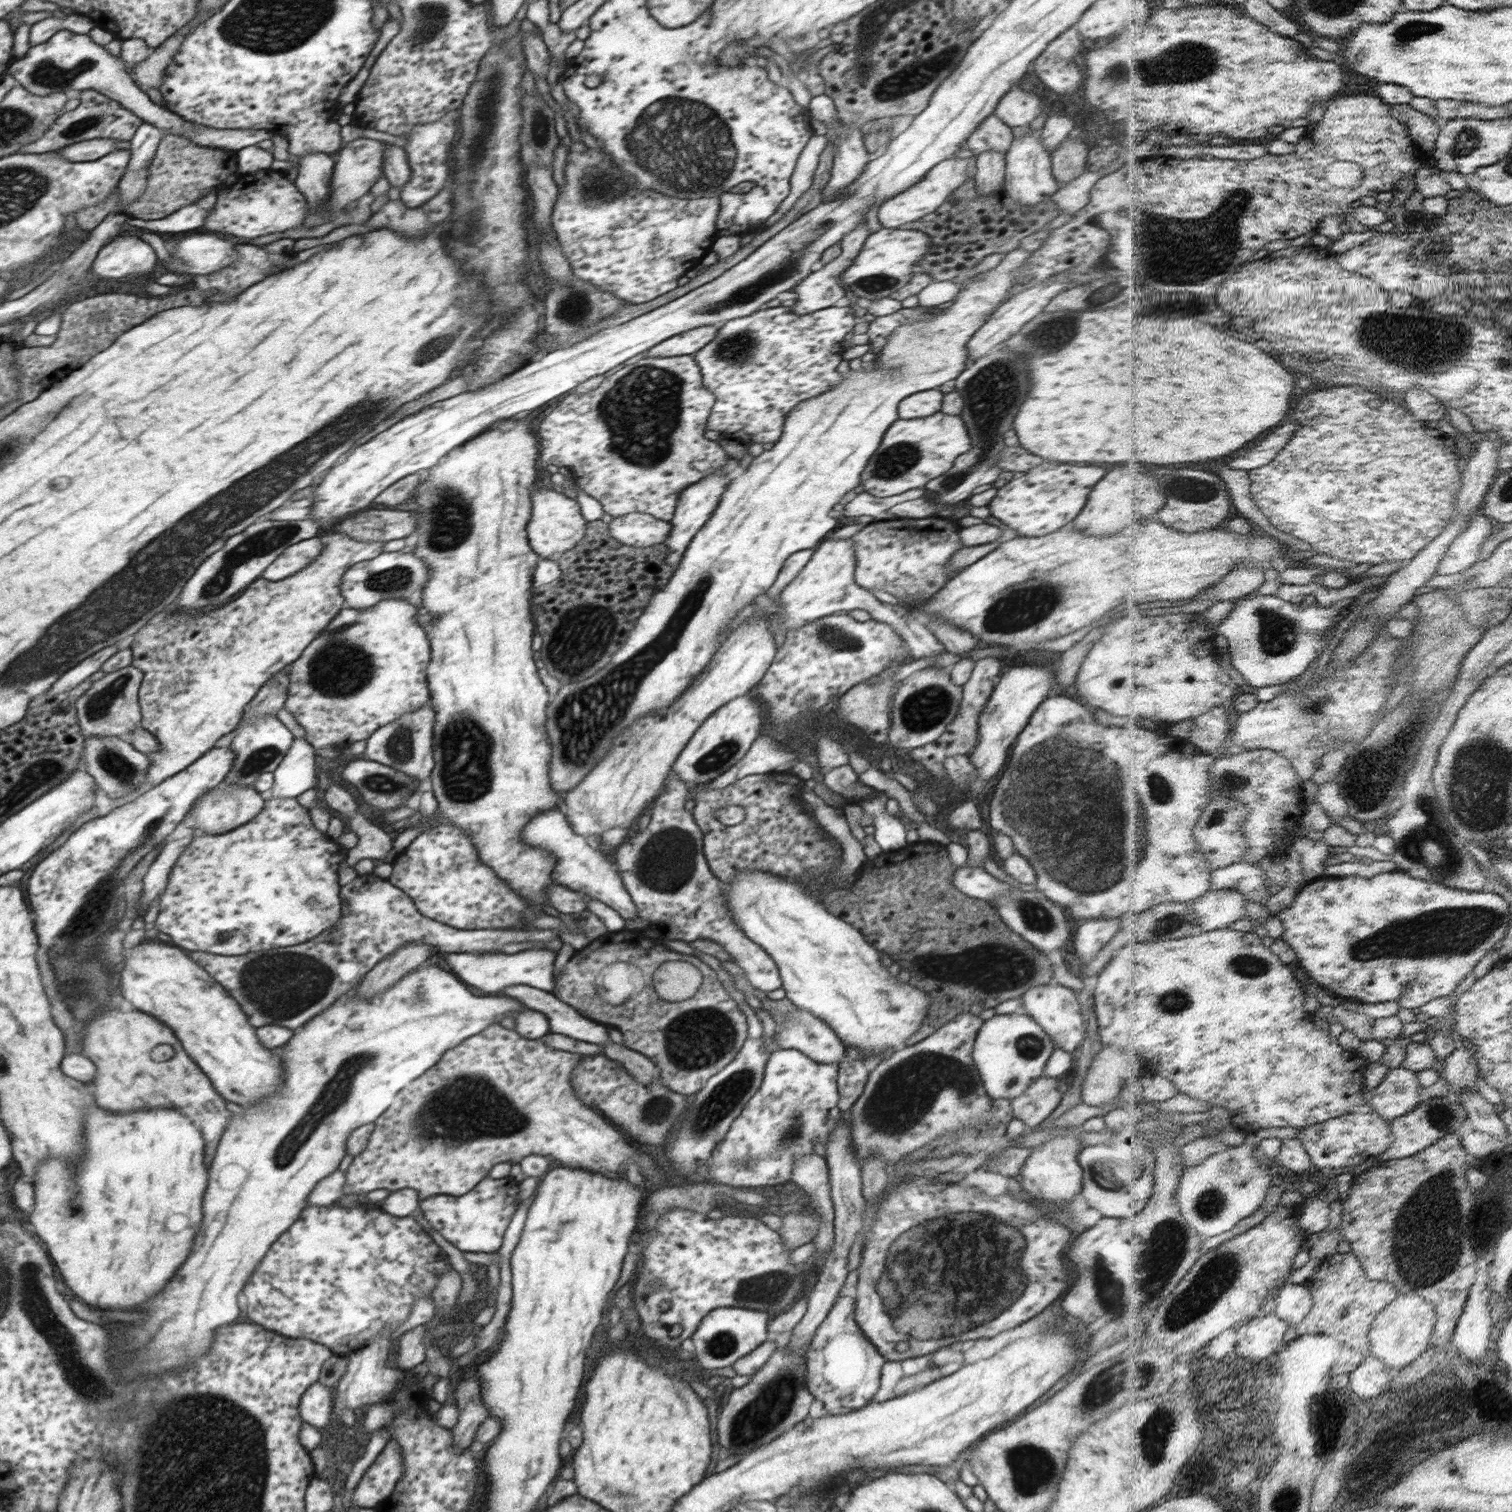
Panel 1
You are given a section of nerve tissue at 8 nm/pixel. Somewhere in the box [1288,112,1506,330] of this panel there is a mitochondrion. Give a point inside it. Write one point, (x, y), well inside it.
(1468, 140)

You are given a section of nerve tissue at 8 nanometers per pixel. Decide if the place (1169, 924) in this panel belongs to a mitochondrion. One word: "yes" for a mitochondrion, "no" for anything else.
yes

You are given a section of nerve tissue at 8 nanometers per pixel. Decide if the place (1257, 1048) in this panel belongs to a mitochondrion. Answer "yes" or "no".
no

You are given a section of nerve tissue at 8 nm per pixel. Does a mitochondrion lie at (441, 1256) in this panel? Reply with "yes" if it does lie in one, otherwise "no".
no

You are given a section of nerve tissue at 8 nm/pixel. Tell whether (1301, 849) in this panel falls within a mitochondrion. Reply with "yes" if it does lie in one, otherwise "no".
no

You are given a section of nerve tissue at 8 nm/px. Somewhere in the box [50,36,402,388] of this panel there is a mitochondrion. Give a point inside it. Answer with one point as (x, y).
(75, 130)

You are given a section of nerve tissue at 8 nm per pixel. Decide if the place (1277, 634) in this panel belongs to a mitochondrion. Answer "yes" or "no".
yes

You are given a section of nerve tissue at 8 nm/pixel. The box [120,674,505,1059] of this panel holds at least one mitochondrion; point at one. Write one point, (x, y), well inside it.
(281, 986)

